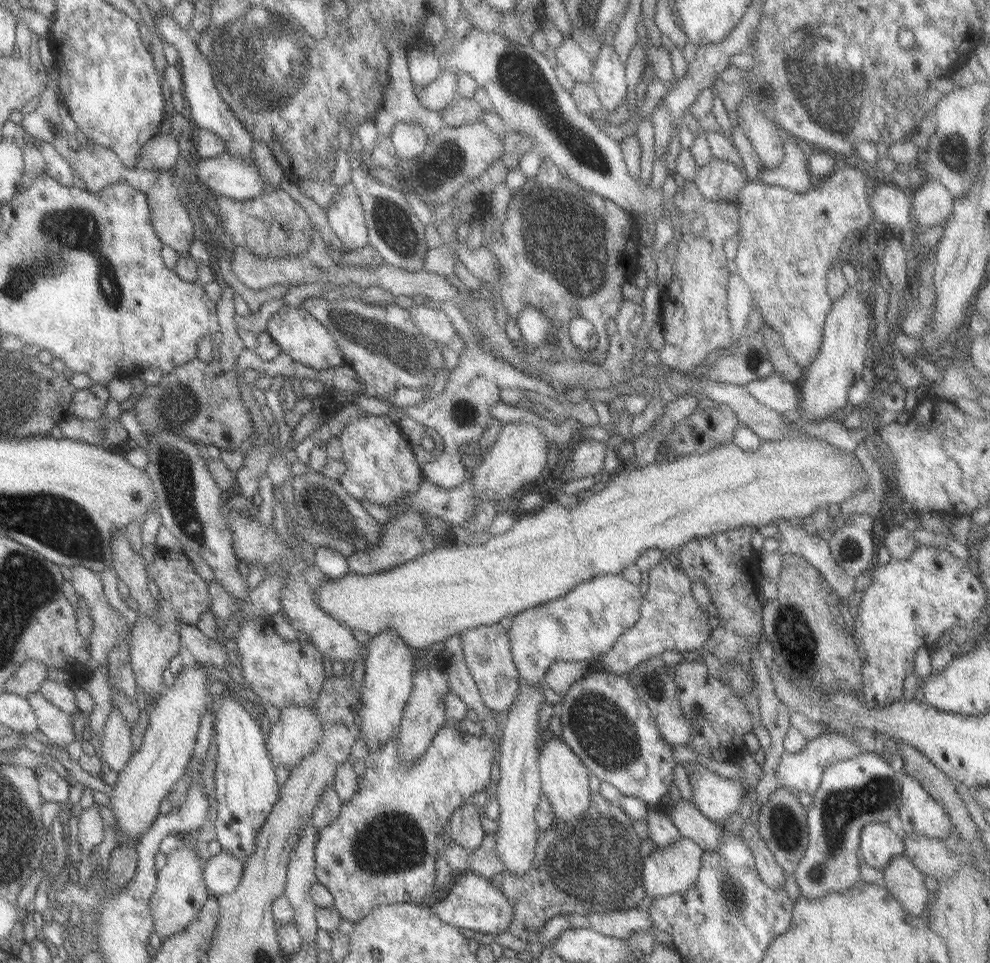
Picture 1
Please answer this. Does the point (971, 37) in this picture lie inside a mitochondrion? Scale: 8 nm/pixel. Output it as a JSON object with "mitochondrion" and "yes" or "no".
{"mitochondrion":"no"}

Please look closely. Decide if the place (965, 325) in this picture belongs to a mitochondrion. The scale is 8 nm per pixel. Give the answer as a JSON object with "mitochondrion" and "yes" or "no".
{"mitochondrion":"no"}

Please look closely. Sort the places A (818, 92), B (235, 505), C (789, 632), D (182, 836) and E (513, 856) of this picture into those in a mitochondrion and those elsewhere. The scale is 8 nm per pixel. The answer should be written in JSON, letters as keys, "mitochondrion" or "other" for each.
{"A":"mitochondrion","B":"other","C":"mitochondrion","D":"other","E":"other"}

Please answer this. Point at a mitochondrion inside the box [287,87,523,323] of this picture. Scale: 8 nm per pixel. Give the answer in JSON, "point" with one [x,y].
{"point":[395,227]}

